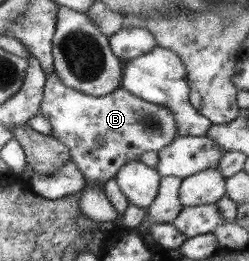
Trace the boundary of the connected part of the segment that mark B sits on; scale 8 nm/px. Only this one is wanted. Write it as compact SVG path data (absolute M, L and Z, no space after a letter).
M54 69L45 73L45 78L38 113L51 124L50 137L67 146L86 182L102 186L117 175L123 163L139 160L145 151L158 153L178 136L172 113L165 106L145 102L124 88L94 97L63 86Z

